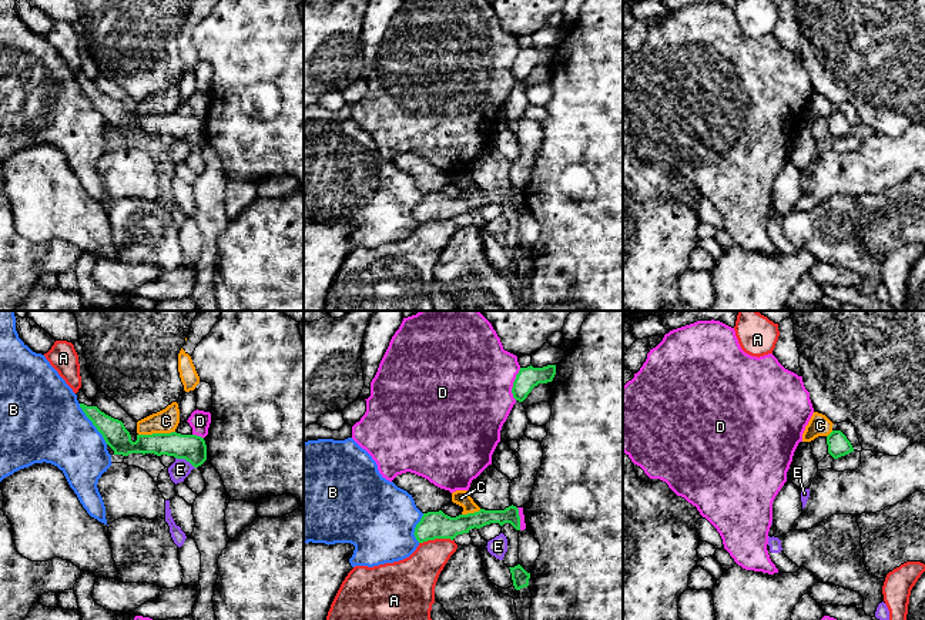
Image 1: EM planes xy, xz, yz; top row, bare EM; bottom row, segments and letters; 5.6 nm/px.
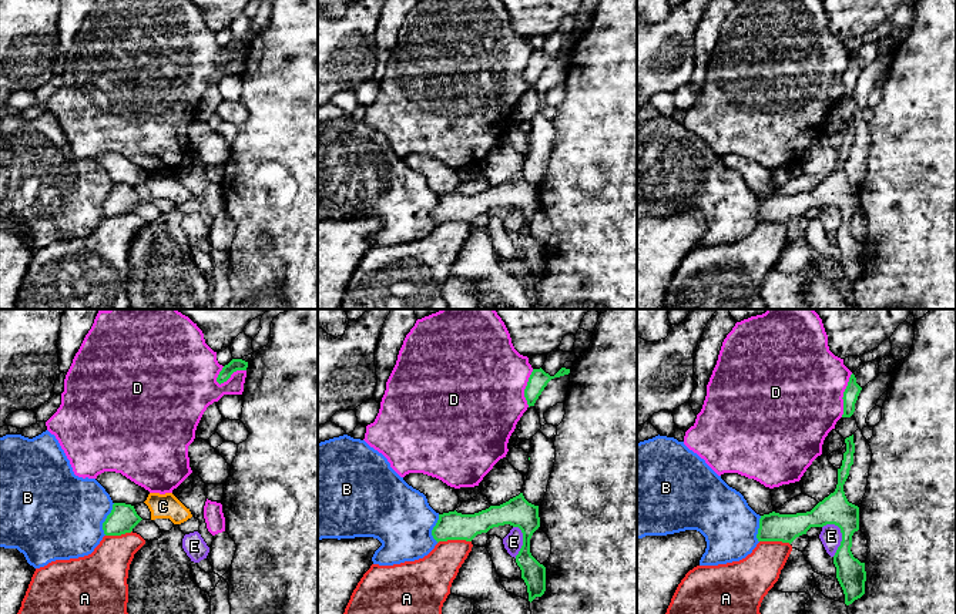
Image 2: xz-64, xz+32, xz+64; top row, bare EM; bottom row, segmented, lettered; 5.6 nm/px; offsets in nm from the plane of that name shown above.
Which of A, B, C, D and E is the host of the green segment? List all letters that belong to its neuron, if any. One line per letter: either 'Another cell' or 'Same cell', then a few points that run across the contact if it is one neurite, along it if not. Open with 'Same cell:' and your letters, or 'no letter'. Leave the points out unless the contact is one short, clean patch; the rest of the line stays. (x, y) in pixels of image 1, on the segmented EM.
Same cell: no letter
A: Another cell. Line: xz (452, 539), (428, 539), (419, 543)
B: Another cell. Line: xy (79, 404), (107, 443)
C: Another cell. Line: xy (174, 431), (138, 435)
D: Another cell
E: Another cell. Line: xy (176, 456), (184, 458), (194, 468)

